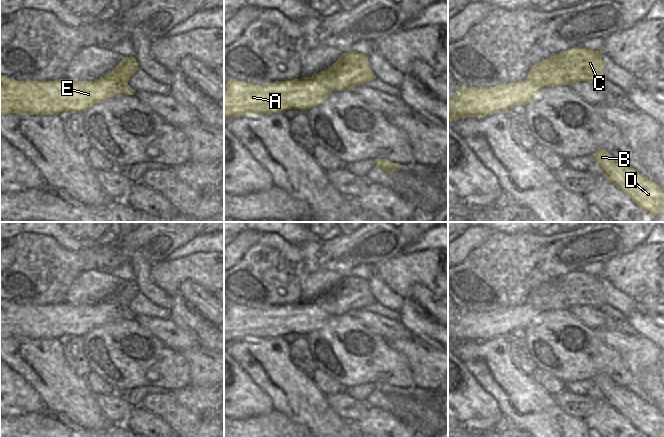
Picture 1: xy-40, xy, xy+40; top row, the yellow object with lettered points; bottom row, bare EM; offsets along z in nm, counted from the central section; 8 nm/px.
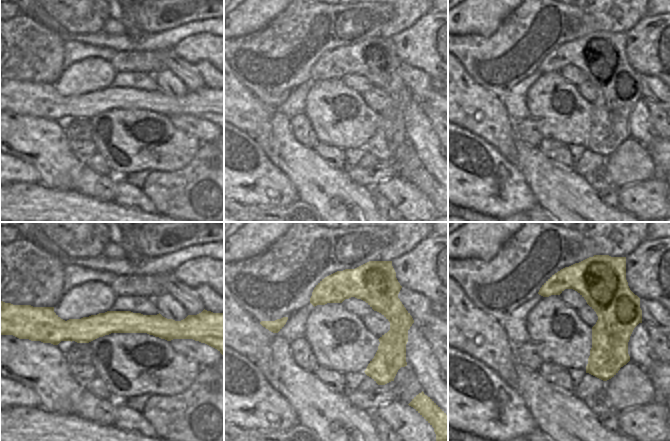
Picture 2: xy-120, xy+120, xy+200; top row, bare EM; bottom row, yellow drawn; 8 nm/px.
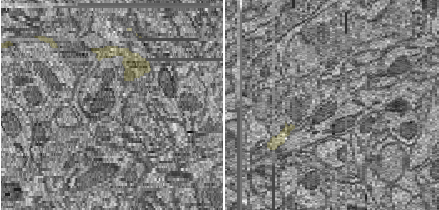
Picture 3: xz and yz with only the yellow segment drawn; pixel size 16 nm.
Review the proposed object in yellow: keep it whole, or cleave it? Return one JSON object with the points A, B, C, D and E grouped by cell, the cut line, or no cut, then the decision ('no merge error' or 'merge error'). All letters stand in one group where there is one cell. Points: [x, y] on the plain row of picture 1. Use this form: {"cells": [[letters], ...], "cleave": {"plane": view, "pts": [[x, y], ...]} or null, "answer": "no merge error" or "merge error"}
{"cells": [["A", "E"], ["B", "C", "D"]], "cleave": {"plane": "xy-40", "pts": [[104, 300], [127, 309]]}, "answer": "merge error"}

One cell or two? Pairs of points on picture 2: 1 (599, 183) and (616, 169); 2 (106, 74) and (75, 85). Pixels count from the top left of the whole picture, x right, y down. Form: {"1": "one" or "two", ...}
{"1": "two", "2": "one"}

